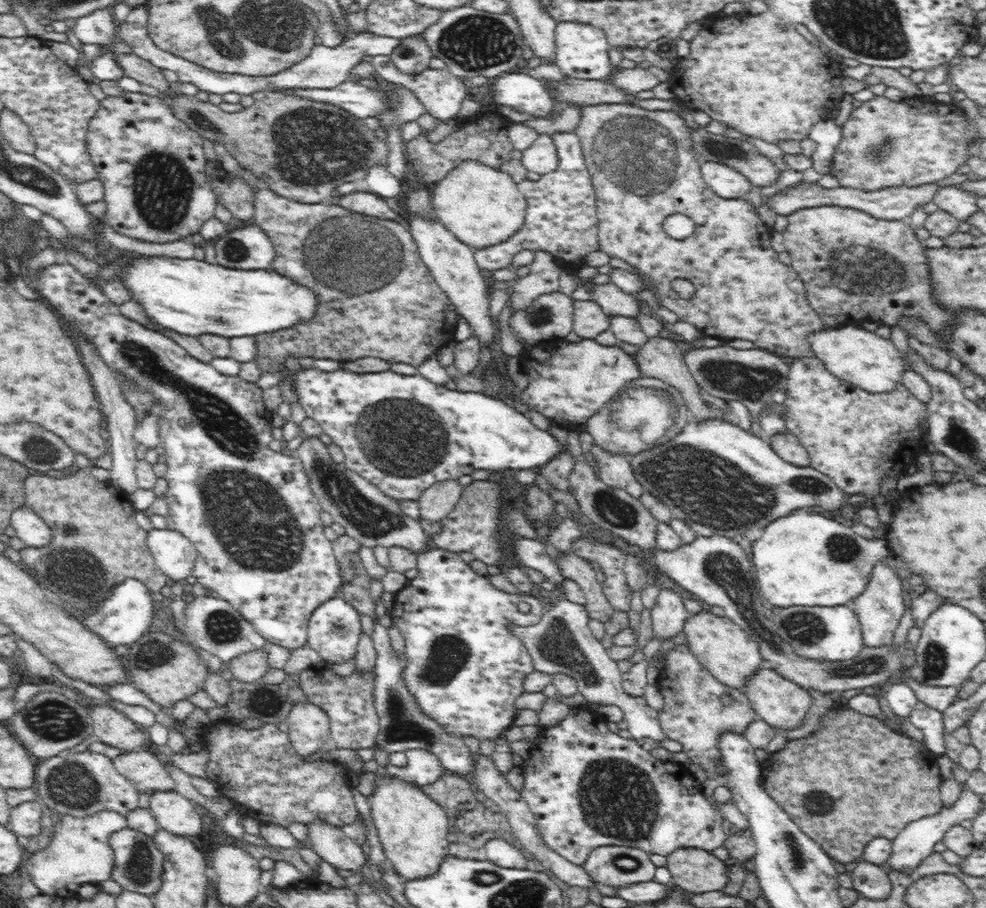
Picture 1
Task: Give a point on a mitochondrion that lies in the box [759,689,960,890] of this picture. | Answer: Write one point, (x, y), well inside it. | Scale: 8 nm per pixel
(788, 838)

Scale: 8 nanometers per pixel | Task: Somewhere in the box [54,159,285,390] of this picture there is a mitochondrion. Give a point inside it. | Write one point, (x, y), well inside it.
(234, 250)

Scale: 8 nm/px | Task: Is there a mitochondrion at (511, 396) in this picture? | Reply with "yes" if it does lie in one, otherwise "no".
no

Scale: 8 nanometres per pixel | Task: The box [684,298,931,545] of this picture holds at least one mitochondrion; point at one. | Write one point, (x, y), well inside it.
(750, 382)

